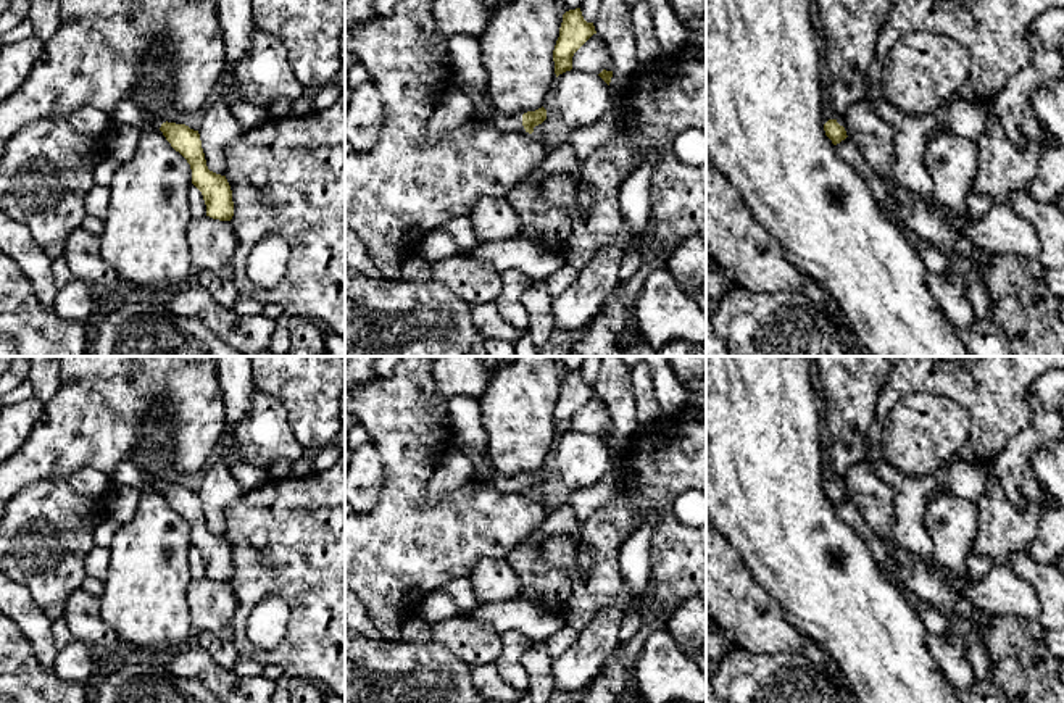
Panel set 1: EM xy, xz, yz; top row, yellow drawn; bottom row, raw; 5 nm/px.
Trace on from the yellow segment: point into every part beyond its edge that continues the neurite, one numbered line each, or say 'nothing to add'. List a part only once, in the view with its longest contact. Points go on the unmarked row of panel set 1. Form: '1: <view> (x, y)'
1: xz (498, 482)

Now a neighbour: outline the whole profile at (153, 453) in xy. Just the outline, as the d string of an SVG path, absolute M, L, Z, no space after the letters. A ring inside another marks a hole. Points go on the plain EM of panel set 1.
M145 416L132 461L158 480L198 492L202 472L182 474L172 466L172 432L172 427L161 426L155 416Z

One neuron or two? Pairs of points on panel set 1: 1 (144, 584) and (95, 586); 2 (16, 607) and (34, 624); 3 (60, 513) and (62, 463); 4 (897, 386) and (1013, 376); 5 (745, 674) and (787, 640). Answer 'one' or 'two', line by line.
1: two
2: one
3: two
4: one
5: two

